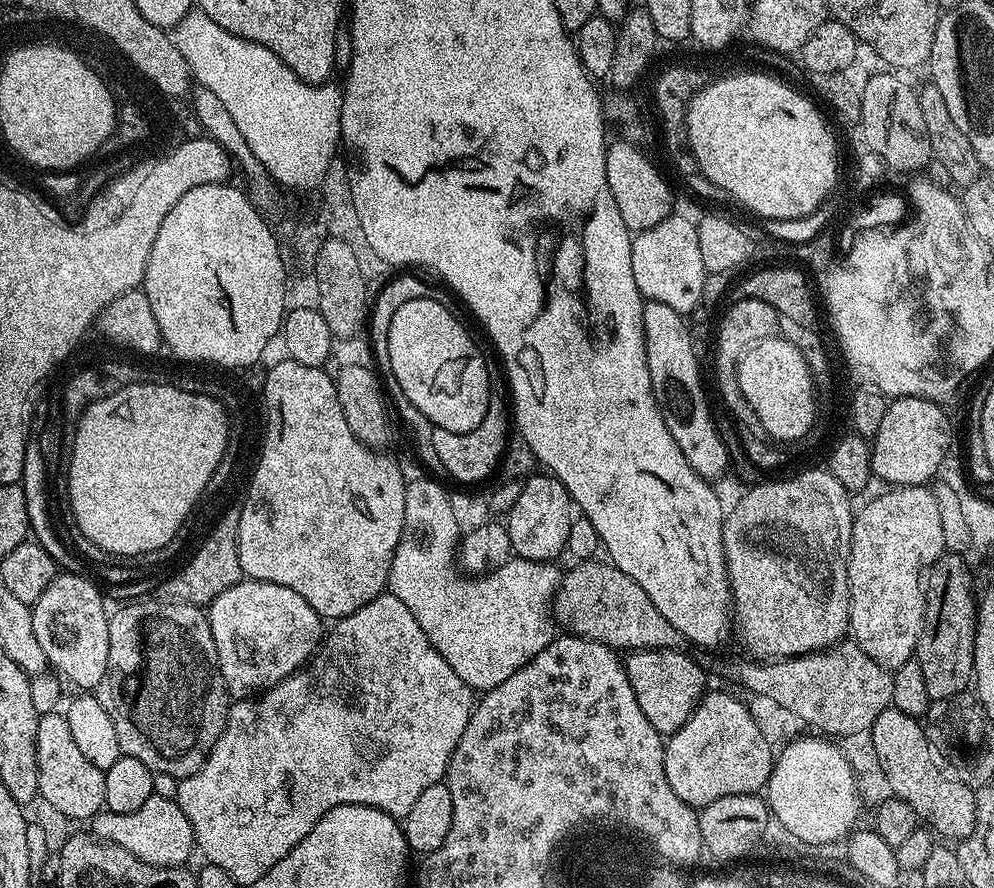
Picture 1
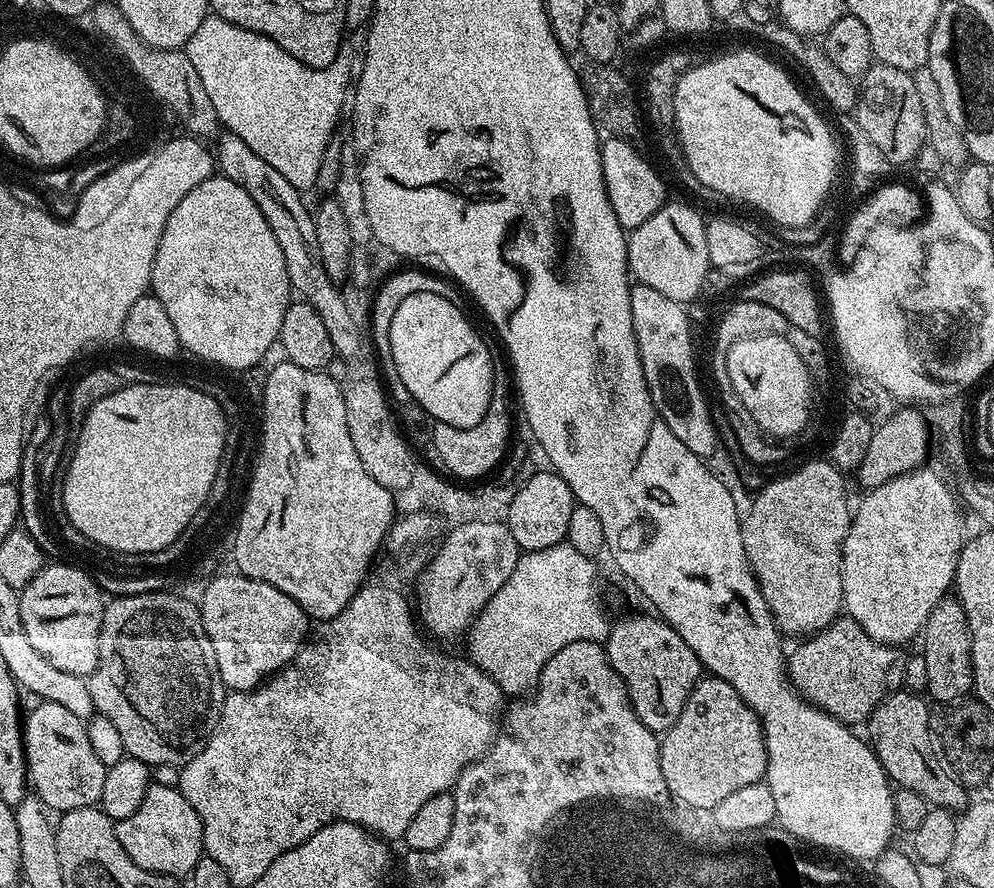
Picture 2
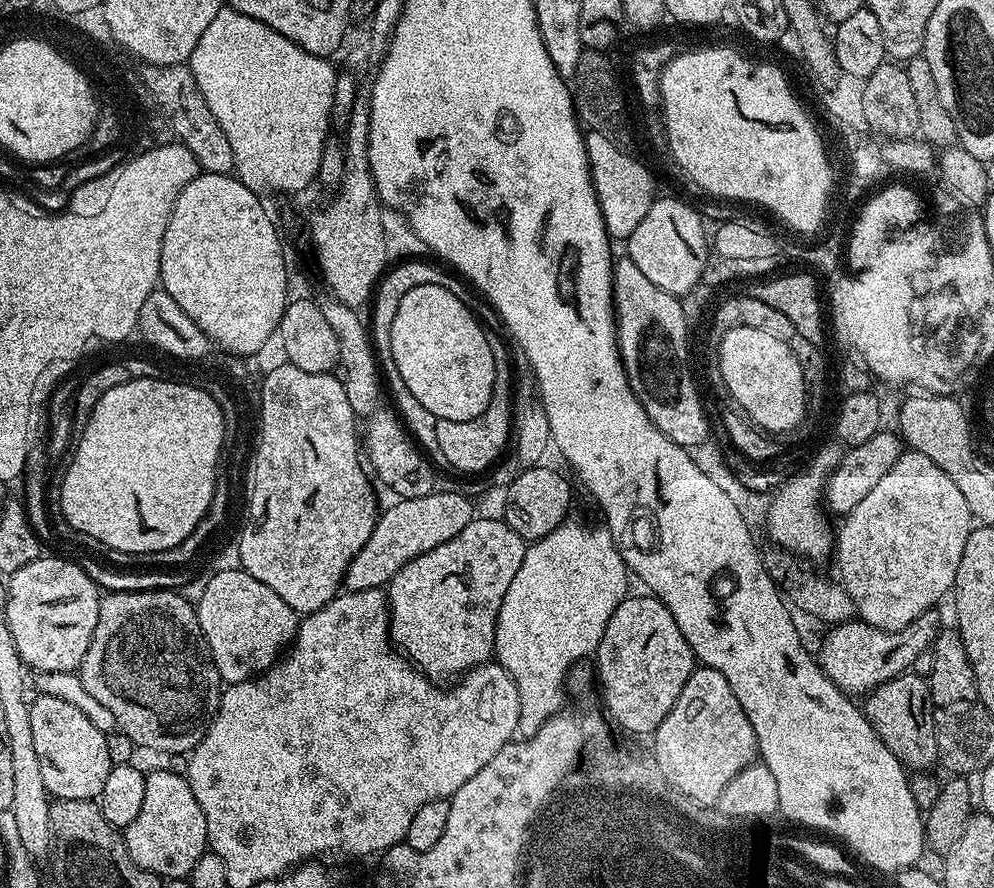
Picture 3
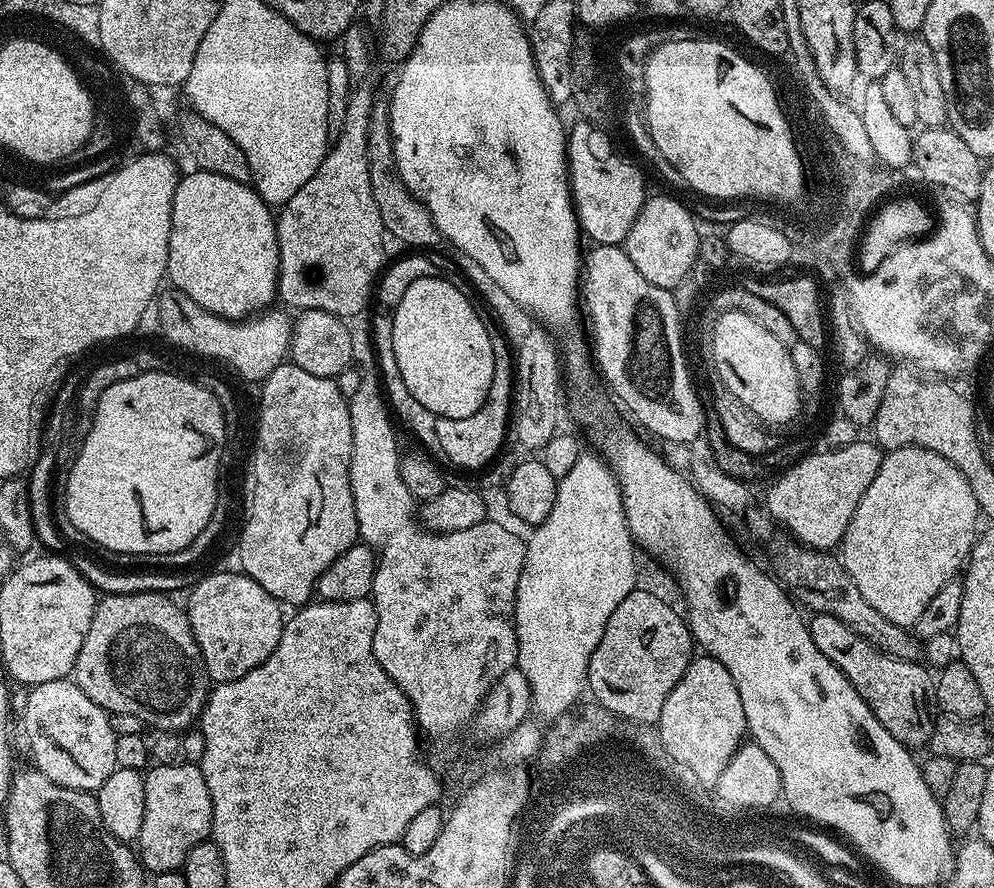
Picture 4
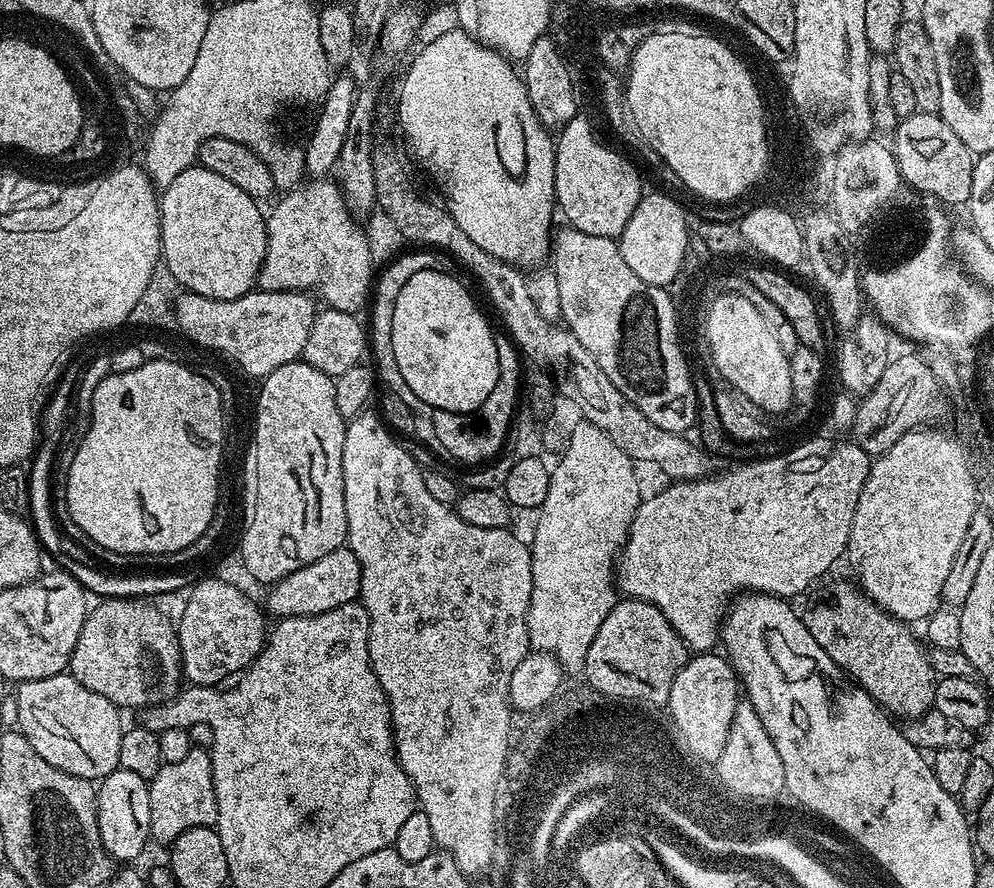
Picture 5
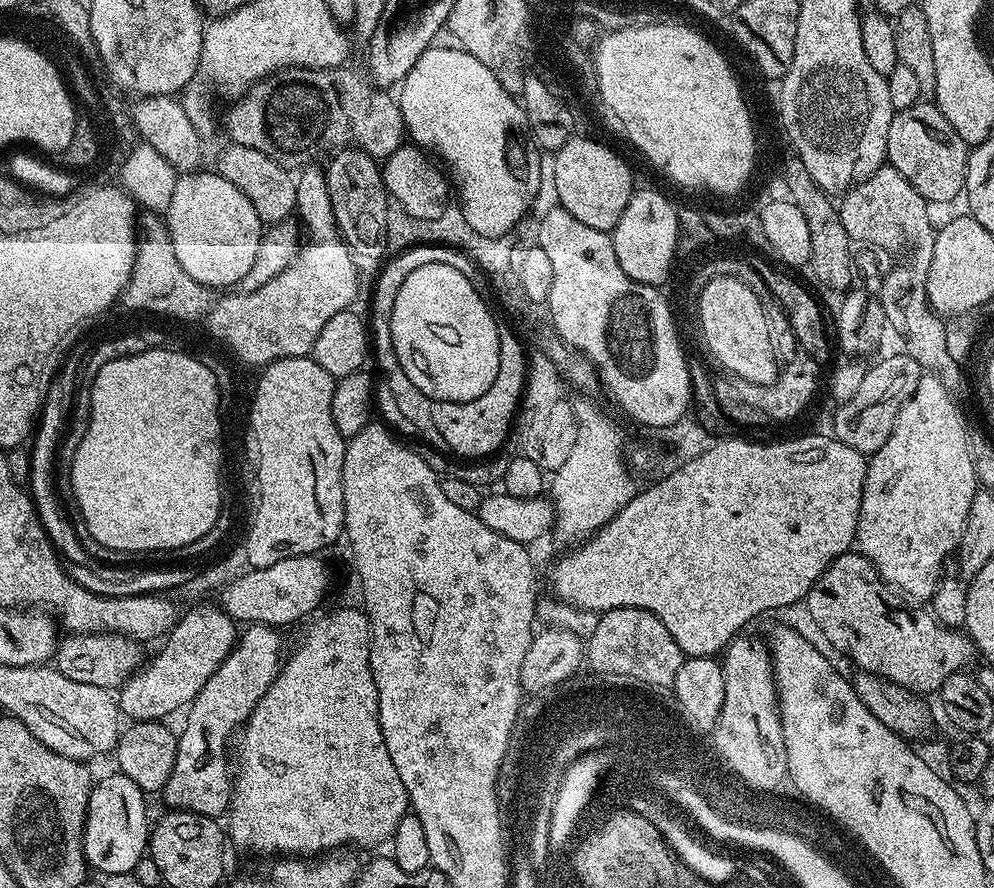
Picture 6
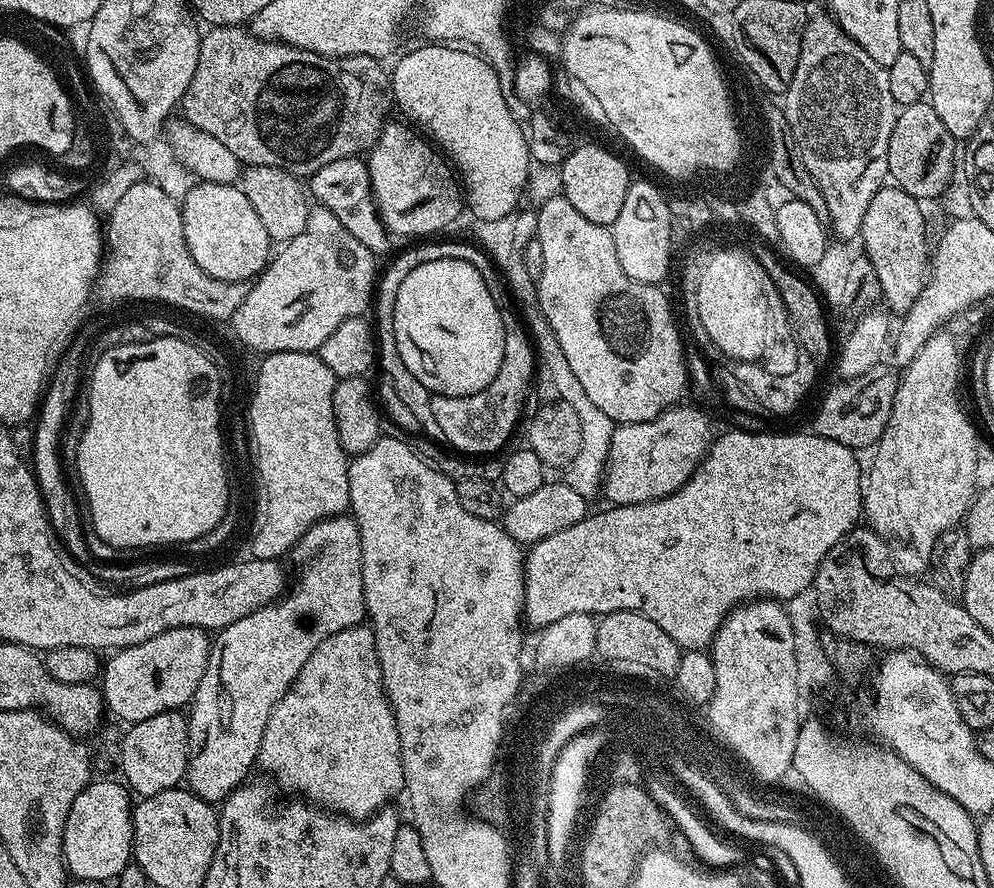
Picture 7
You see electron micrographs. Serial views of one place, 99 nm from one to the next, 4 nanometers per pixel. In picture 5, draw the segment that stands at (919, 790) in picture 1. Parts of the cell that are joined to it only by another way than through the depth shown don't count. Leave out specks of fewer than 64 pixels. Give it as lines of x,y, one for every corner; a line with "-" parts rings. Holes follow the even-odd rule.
840,580
821,600
816,600
808,609
803,609
804,625
810,635
841,670
880,703
880,707
901,721
916,720
934,705
937,673
931,668
925,649
916,645
916,636
905,621
889,616
879,604
875,604
855,583

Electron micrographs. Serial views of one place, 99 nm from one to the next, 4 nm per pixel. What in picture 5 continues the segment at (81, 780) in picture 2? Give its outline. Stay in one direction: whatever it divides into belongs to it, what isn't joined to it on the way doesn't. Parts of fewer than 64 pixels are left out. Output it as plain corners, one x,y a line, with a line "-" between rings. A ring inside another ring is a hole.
71,674
38,678
36,681
21,681
14,688
18,704
17,725
24,737
50,762
50,766
58,766
66,774
74,774
78,778
86,778
99,782
120,767
118,750
122,750
122,738
125,729
120,728
121,709
116,707
110,698
102,698
102,694
94,694
94,690
86,690
82,682
78,682

